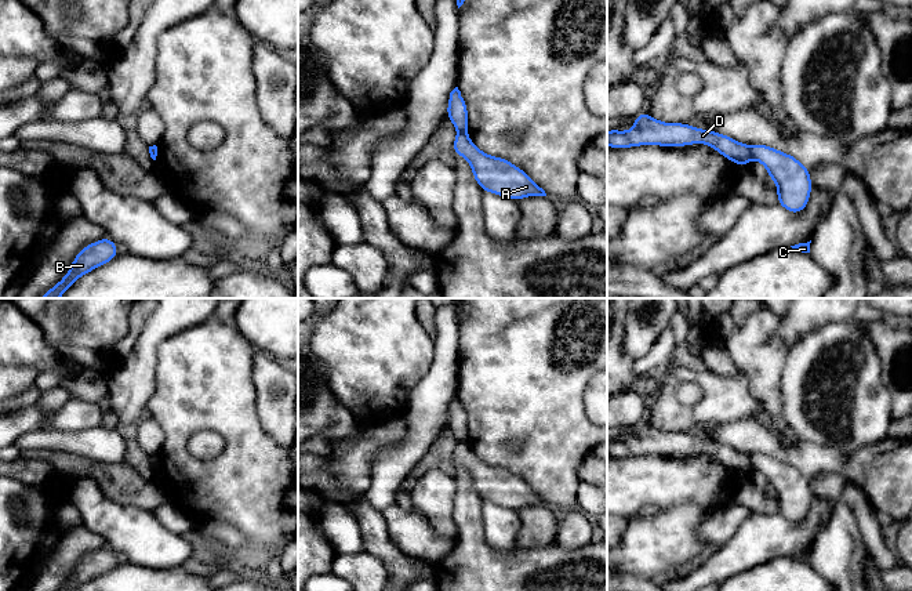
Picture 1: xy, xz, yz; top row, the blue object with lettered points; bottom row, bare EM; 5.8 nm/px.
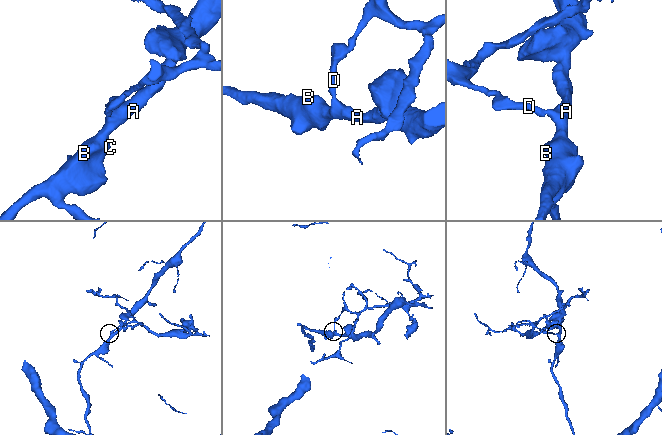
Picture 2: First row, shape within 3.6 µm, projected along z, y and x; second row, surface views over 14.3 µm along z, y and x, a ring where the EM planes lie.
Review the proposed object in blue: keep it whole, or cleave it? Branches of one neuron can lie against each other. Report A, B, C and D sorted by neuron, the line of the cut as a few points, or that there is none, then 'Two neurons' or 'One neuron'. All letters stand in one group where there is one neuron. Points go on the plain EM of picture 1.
Groups: A B C / D. Split along yz (749, 456), (752, 467). Two neurons

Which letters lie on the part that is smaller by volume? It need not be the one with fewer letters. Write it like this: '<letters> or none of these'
D

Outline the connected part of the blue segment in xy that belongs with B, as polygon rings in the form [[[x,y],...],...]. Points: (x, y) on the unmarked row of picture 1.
[[[108,545],[83,556],[61,591],[76,591],[80,585],[105,574],[117,566],[117,558],[119,554],[113,552]]]

